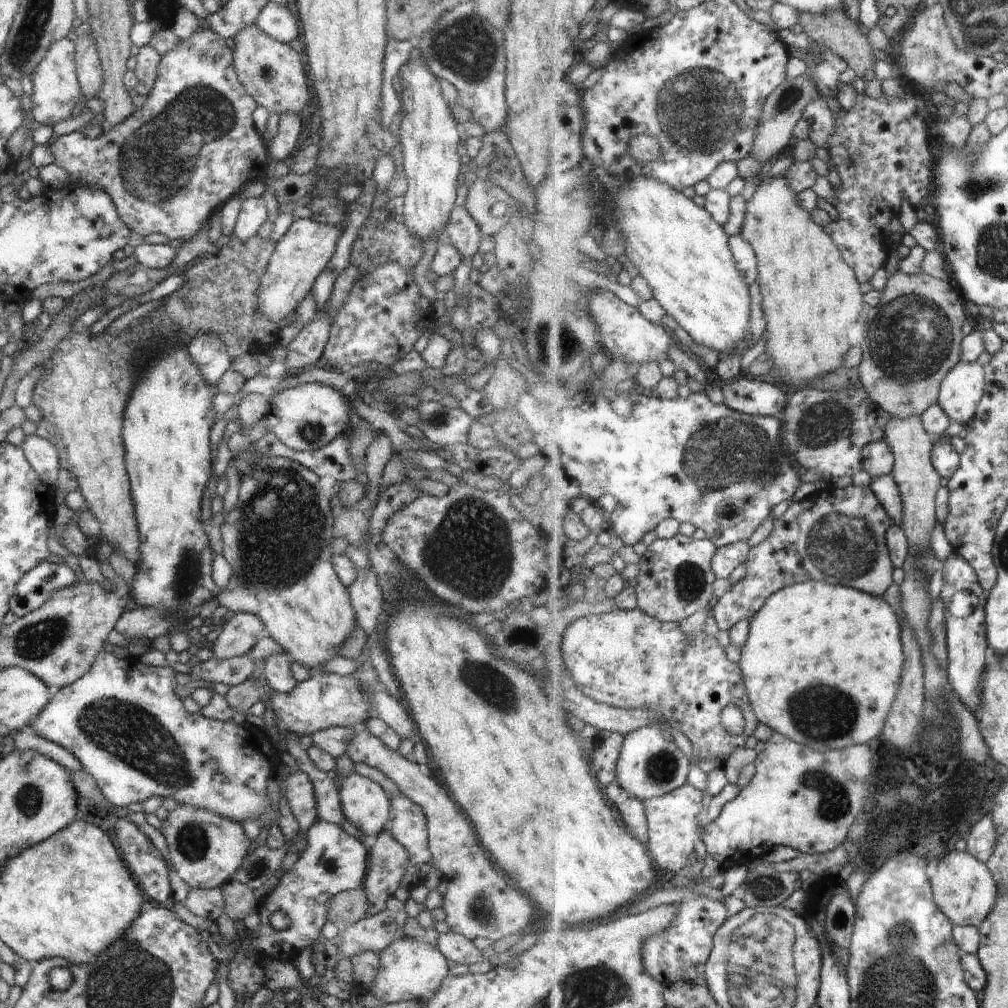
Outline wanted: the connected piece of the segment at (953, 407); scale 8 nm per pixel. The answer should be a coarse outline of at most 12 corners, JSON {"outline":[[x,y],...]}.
{"outline":[[963,359],[943,382],[939,403],[962,425],[974,420],[987,370]]}

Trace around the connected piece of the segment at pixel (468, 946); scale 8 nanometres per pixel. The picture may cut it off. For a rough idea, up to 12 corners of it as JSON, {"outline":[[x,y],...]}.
{"outline":[[440,933],[435,947],[451,965],[486,959],[471,940]]}

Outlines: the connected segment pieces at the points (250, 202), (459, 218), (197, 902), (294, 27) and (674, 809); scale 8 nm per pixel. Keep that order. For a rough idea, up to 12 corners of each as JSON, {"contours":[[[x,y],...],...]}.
{"contours":[[[262,195],[242,200],[231,243],[245,245],[266,221]],[[464,207],[446,232],[462,258],[475,258],[481,228]],[[220,887],[192,889],[182,904],[216,922],[224,912]],[[269,2],[256,24],[283,43],[301,38],[291,5]],[[688,782],[648,798],[662,868],[705,879],[705,792]]]}

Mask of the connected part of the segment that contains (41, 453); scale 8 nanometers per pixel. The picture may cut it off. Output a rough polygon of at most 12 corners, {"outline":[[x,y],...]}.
{"outline":[[34,433],[20,448],[39,479],[54,487],[61,470],[56,447]]}

